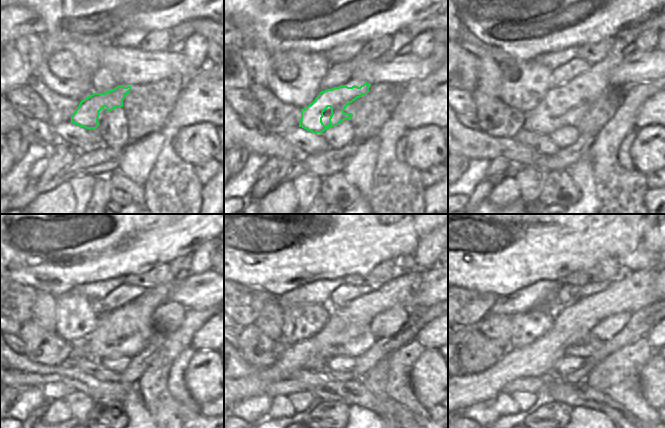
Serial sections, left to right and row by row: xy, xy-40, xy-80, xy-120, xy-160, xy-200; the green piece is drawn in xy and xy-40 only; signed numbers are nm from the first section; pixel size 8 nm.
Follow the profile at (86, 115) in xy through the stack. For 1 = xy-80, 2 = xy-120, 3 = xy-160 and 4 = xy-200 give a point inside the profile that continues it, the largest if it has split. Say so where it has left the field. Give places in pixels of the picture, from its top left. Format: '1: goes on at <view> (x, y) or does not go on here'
1: goes on at xy-80 (562, 97)
2: goes on at xy-120 (130, 347)
3: goes on at xy-160 (350, 347)
4: goes on at xy-200 (584, 348)

